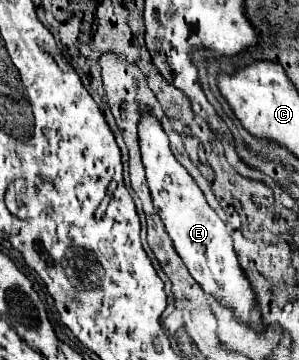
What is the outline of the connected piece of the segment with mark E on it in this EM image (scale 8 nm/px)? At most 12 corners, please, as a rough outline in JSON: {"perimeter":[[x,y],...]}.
{"perimeter":[[148,107],[152,203],[194,281],[262,329],[224,221]]}

